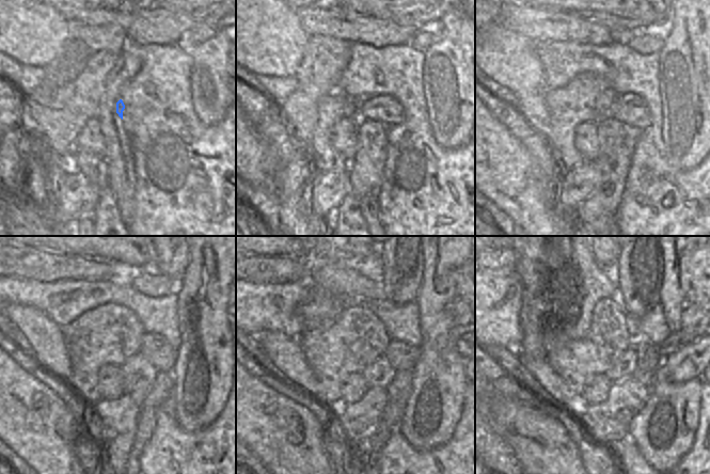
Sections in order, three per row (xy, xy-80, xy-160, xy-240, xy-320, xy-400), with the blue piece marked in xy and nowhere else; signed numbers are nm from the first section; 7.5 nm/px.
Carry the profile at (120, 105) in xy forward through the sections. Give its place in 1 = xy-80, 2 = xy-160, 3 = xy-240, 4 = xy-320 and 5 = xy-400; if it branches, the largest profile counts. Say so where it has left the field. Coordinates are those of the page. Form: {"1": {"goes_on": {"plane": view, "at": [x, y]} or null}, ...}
{"1": {"goes_on": {"plane": "xy-80", "at": [385, 109]}}, "2": {"goes_on": {"plane": "xy-160", "at": [629, 108]}}, "3": {"goes_on": {"plane": "xy-240", "at": [155, 348]}}, "4": {"goes_on": {"plane": "xy-320", "at": [400, 356]}}, "5": {"goes_on": {"plane": "xy-400", "at": [678, 338]}}}

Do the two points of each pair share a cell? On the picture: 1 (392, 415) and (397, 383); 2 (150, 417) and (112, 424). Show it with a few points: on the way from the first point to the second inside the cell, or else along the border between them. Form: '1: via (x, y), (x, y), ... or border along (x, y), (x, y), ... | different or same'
1: via (394, 408), (397, 391) | same
2: border along (140, 407), (138, 423), (135, 429) | different

